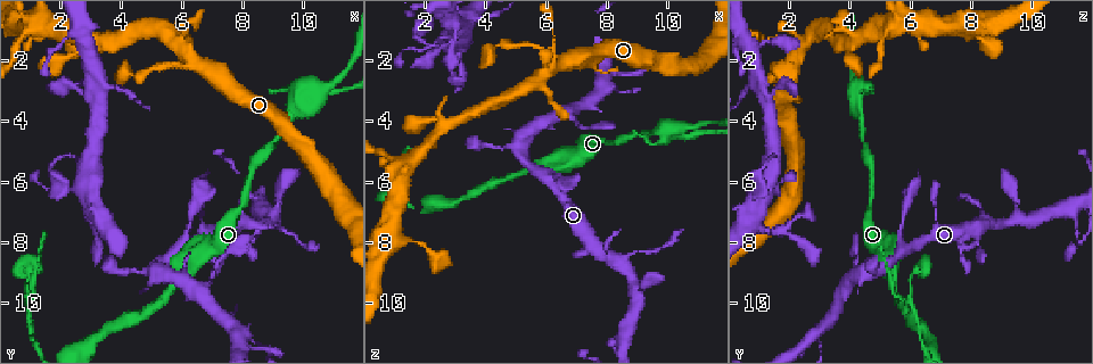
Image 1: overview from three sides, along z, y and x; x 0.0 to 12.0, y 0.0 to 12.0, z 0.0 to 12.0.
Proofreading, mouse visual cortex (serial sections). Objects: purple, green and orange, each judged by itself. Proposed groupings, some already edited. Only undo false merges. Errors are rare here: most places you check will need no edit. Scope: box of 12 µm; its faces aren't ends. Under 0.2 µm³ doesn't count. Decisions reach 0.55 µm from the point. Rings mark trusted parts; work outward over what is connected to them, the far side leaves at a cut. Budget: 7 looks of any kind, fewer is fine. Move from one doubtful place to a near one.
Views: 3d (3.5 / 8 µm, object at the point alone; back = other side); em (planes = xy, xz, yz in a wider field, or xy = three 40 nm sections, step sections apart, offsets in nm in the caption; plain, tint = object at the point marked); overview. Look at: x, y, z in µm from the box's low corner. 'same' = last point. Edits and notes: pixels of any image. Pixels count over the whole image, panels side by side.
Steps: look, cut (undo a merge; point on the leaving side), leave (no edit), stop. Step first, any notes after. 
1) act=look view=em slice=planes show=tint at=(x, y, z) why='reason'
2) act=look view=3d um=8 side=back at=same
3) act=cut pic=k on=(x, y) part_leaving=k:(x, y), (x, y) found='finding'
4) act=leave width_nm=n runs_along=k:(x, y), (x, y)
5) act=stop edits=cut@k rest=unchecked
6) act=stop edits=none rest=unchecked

act=look view=3d um=3.5 at=(10.5, 3.1, 4.4) why='side arm on a straight run'

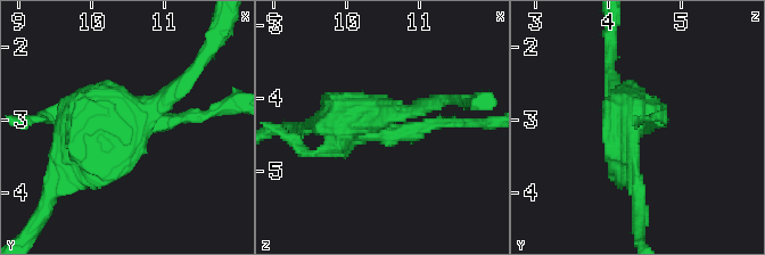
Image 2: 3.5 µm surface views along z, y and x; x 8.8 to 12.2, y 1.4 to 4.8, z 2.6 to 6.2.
act=look view=em slice=xy step=3 show=tint at=(10.55, 3.05, 4.40) why='now the EM'

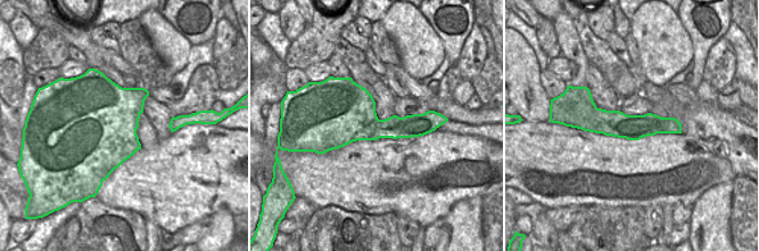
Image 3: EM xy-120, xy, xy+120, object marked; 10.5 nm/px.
act=leave runs_along=2:(63, 169), (101, 120), (179, 84) found='all the same cell'

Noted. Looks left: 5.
act=look view=3d um=3.5 side=back at=(3.0, 1.3, 4.0) why='arms part here'

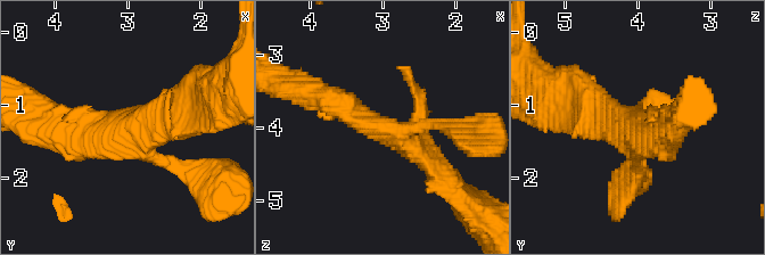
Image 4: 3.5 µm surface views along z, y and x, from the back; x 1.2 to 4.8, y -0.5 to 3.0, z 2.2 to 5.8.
act=look view=em slice=xy step=5 show=tint at=(3.00, 1.40, 4.00)

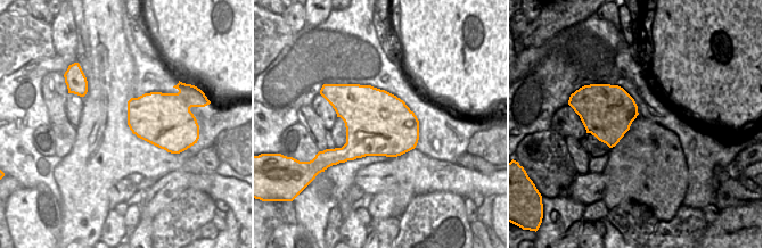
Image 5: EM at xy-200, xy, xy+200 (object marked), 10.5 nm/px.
act=leave runs_along=4:(315, 93), (400, 134), (438, 172) found='one cell here'

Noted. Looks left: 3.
act=look view=3d um=3.5 at=(1.0, 0.9, 5.3) why='thick turns thin'

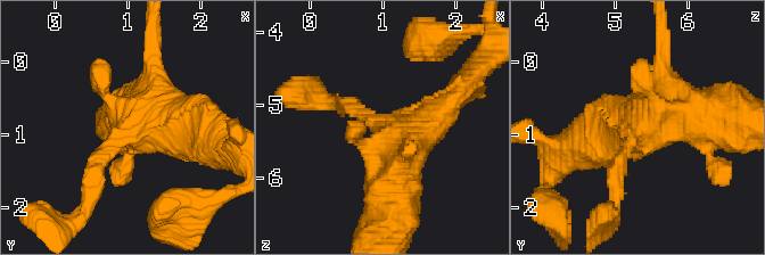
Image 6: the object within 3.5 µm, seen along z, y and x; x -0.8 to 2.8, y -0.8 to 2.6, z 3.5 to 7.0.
act=look view=em slice=xy step=3 show=tint at=(1.00, 0.90, 5.35)

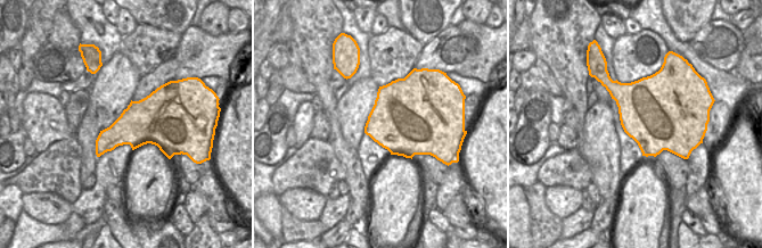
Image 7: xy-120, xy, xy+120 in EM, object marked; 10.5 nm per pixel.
act=look view=em slice=planes show=tint at=same

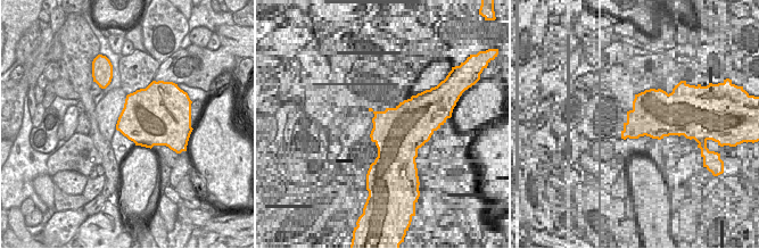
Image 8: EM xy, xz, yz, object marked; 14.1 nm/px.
act=leave runs_along=6:(451, 98), (395, 150), (388, 227) found='one cell here'

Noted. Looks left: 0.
act=stop edits=none rest=unchecked

